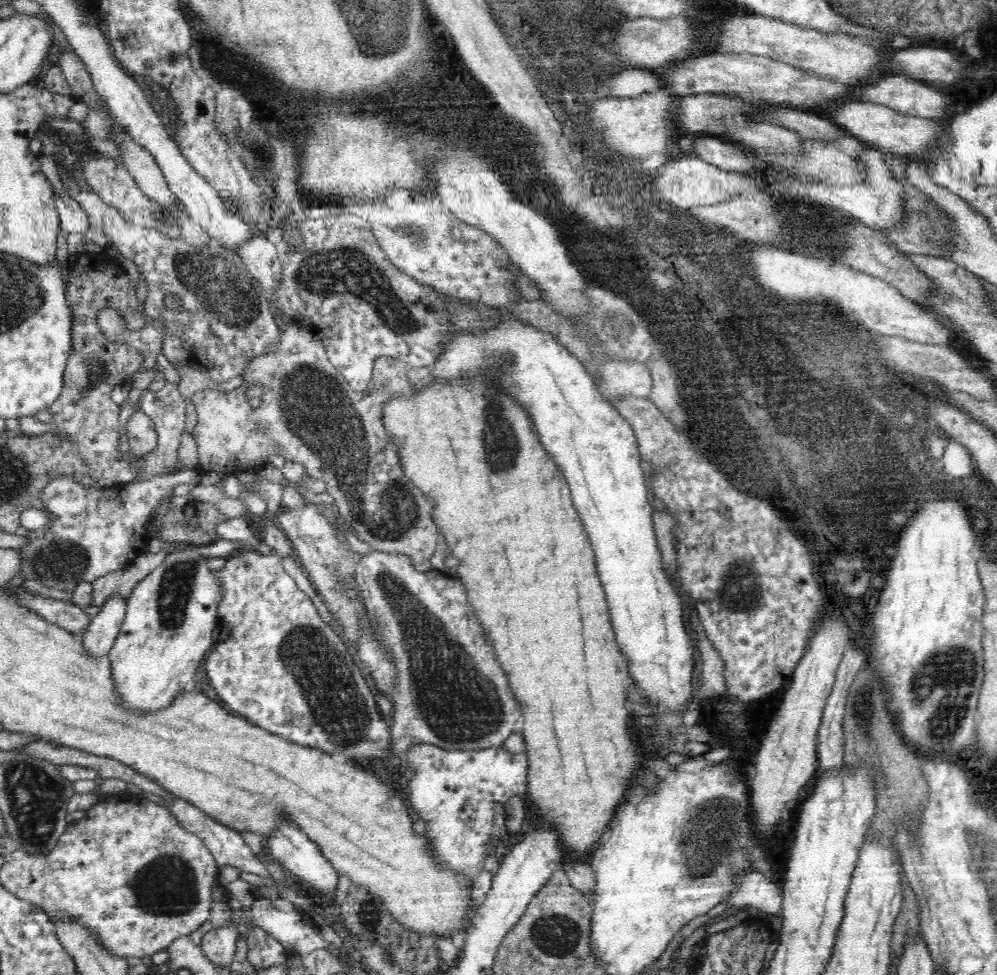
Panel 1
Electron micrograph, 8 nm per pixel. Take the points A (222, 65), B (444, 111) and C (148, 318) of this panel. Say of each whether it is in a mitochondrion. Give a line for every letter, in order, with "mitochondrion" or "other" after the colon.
A: mitochondrion
B: mitochondrion
C: other

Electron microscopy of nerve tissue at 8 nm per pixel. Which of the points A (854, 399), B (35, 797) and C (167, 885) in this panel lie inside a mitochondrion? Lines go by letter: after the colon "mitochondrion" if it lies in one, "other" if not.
A: mitochondrion
B: mitochondrion
C: mitochondrion

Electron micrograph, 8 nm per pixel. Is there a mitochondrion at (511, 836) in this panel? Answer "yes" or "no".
no

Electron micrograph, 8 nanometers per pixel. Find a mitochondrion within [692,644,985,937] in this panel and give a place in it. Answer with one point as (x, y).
(956, 668)

